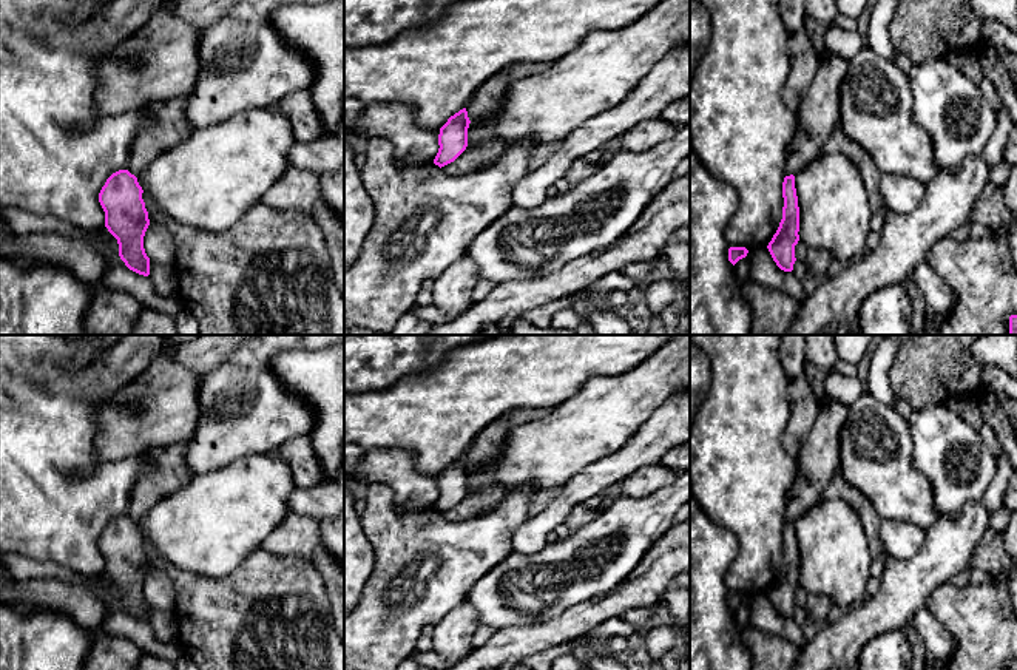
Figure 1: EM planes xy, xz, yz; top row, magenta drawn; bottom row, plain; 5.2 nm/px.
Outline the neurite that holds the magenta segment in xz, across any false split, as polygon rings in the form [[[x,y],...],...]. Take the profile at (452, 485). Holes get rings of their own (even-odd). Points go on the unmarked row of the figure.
[[[466,454],[460,455],[448,465],[440,474],[438,499],[434,509],[440,514],[454,508],[468,492],[469,463]]]

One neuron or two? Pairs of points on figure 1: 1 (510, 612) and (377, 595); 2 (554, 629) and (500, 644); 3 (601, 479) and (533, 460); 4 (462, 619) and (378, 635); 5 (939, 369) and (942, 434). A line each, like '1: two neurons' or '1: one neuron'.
1: two neurons
2: one neuron
3: two neurons
4: two neurons
5: two neurons

